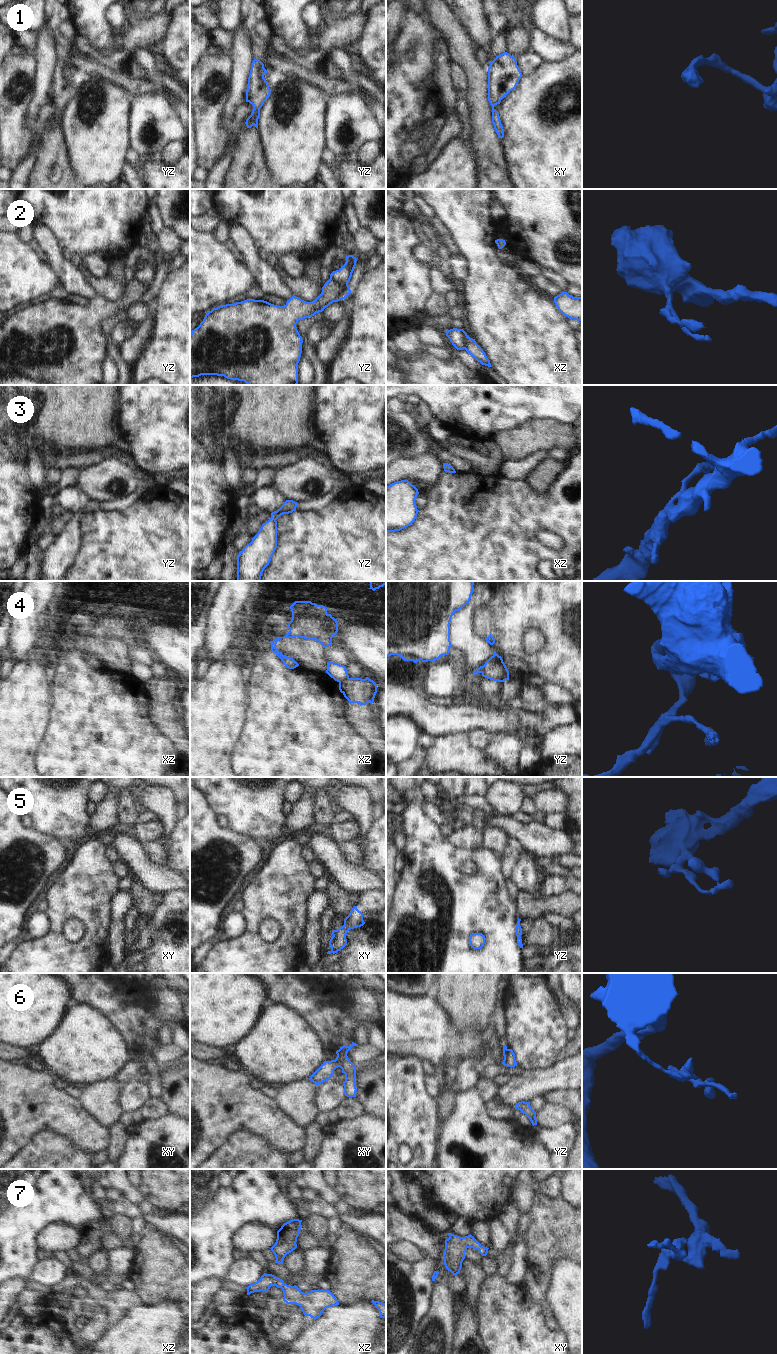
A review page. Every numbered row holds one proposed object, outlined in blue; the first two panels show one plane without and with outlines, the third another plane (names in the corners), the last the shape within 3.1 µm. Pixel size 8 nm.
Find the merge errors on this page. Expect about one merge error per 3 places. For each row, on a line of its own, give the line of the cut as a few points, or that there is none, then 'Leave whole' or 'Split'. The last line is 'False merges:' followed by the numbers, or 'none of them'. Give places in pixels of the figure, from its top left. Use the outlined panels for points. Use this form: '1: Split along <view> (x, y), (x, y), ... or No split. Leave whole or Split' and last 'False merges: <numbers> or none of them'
1: No split. Leave whole
2: Split along xz (460, 329), (464, 335), (465, 348). Split
3: No split. Leave whole
4: Split along xz (348, 677), (339, 682). Split
5: No split. Leave whole
6: Split along yz (506, 1049), (507, 1065). Split
7: No split. Leave whole
False merges: 2, 4, 6.

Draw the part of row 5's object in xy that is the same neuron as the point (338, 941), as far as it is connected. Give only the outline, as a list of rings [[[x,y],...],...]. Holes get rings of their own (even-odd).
[[[354,906],[349,915],[344,919],[344,925],[337,930],[332,931],[332,937],[329,941],[331,950],[327,954],[337,953],[343,949],[347,944],[346,935],[349,930],[361,927],[365,924],[363,920],[363,913]]]

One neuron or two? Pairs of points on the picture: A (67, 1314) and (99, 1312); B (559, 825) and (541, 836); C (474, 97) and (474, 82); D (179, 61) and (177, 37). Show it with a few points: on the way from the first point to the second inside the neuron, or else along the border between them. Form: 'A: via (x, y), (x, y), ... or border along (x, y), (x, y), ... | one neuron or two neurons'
A: via (75, 1322), (88, 1323), (91, 1320) | one neuron
B: border along (543, 824), (565, 831) | two neurons
C: via (474, 93), (474, 86) | one neuron
D: via (179, 55), (179, 43) | one neuron

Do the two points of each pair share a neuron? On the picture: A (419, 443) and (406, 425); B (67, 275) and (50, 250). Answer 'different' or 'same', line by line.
A: same
B: same

